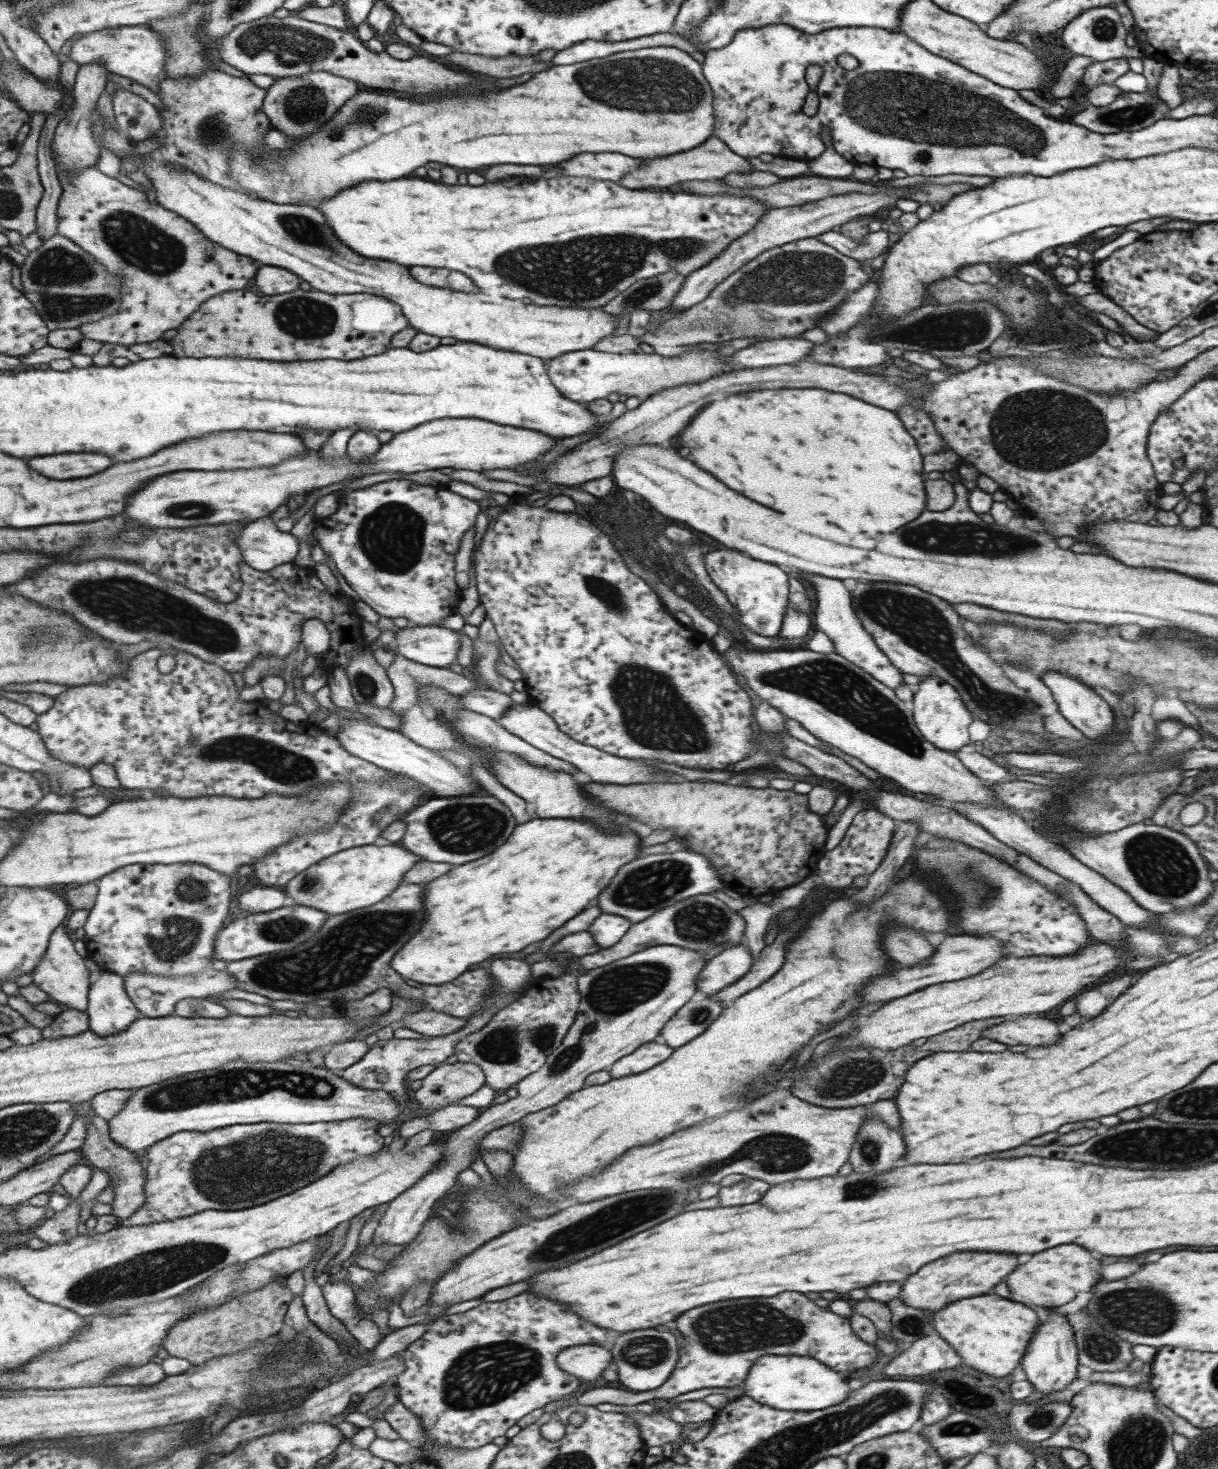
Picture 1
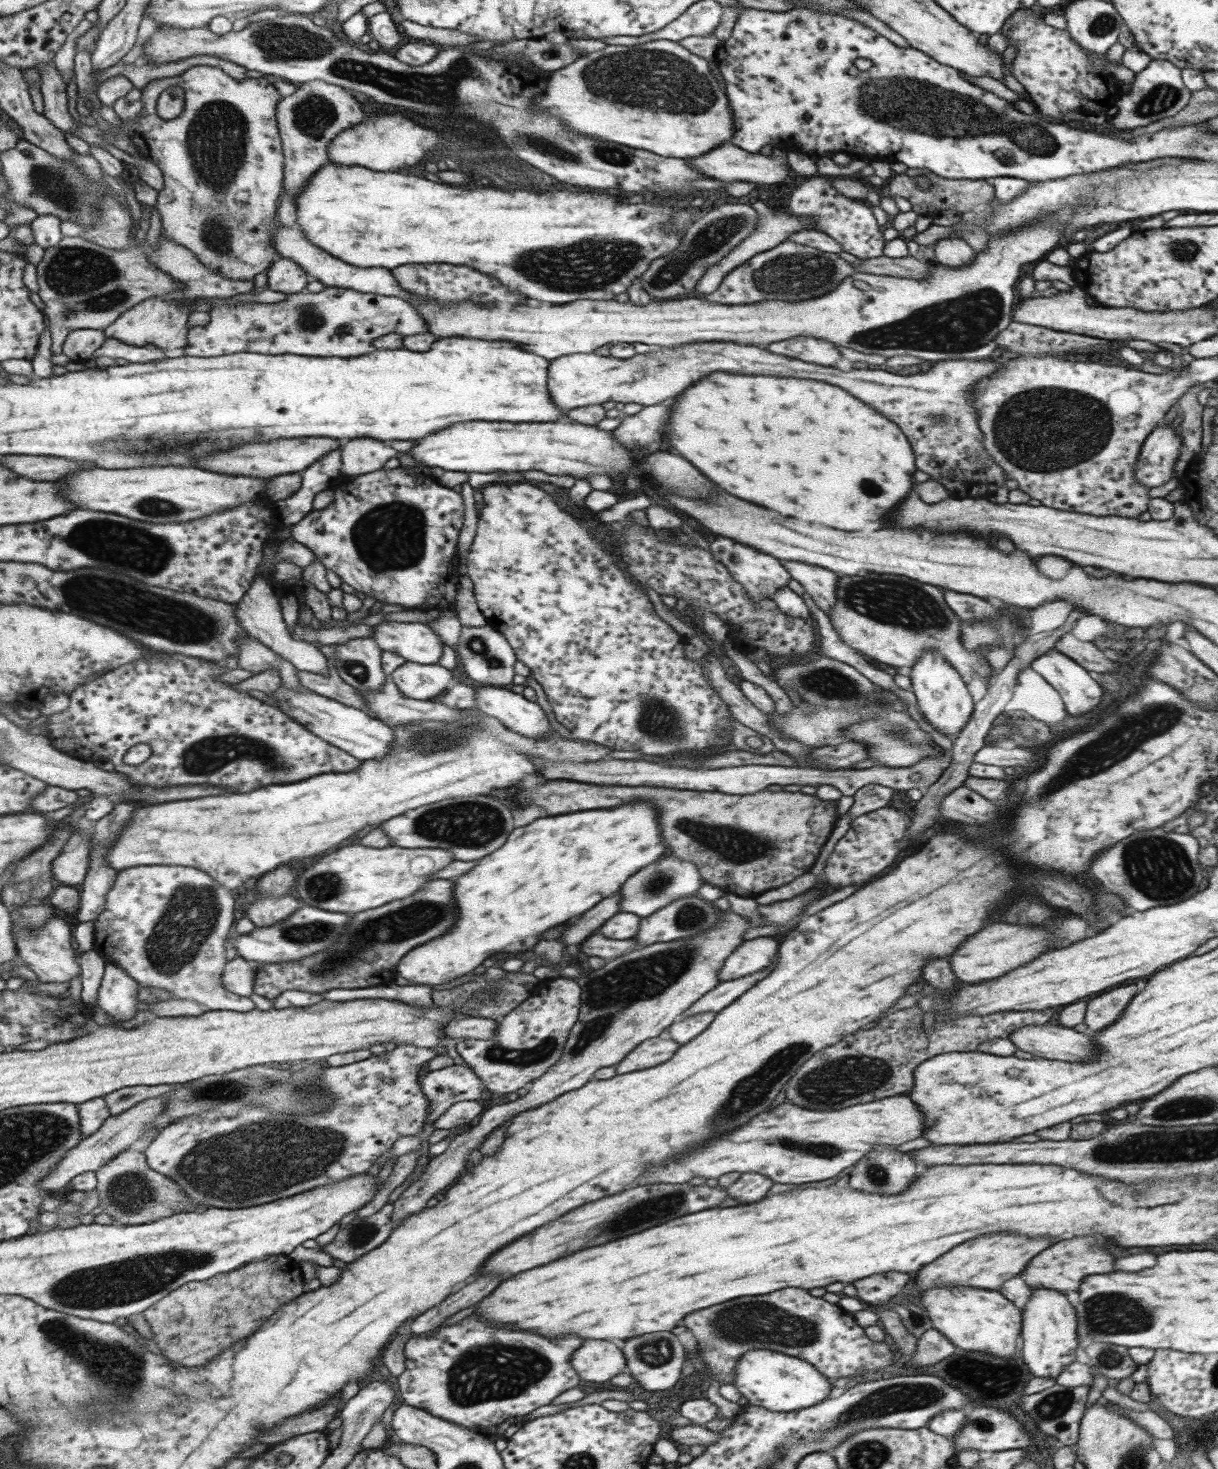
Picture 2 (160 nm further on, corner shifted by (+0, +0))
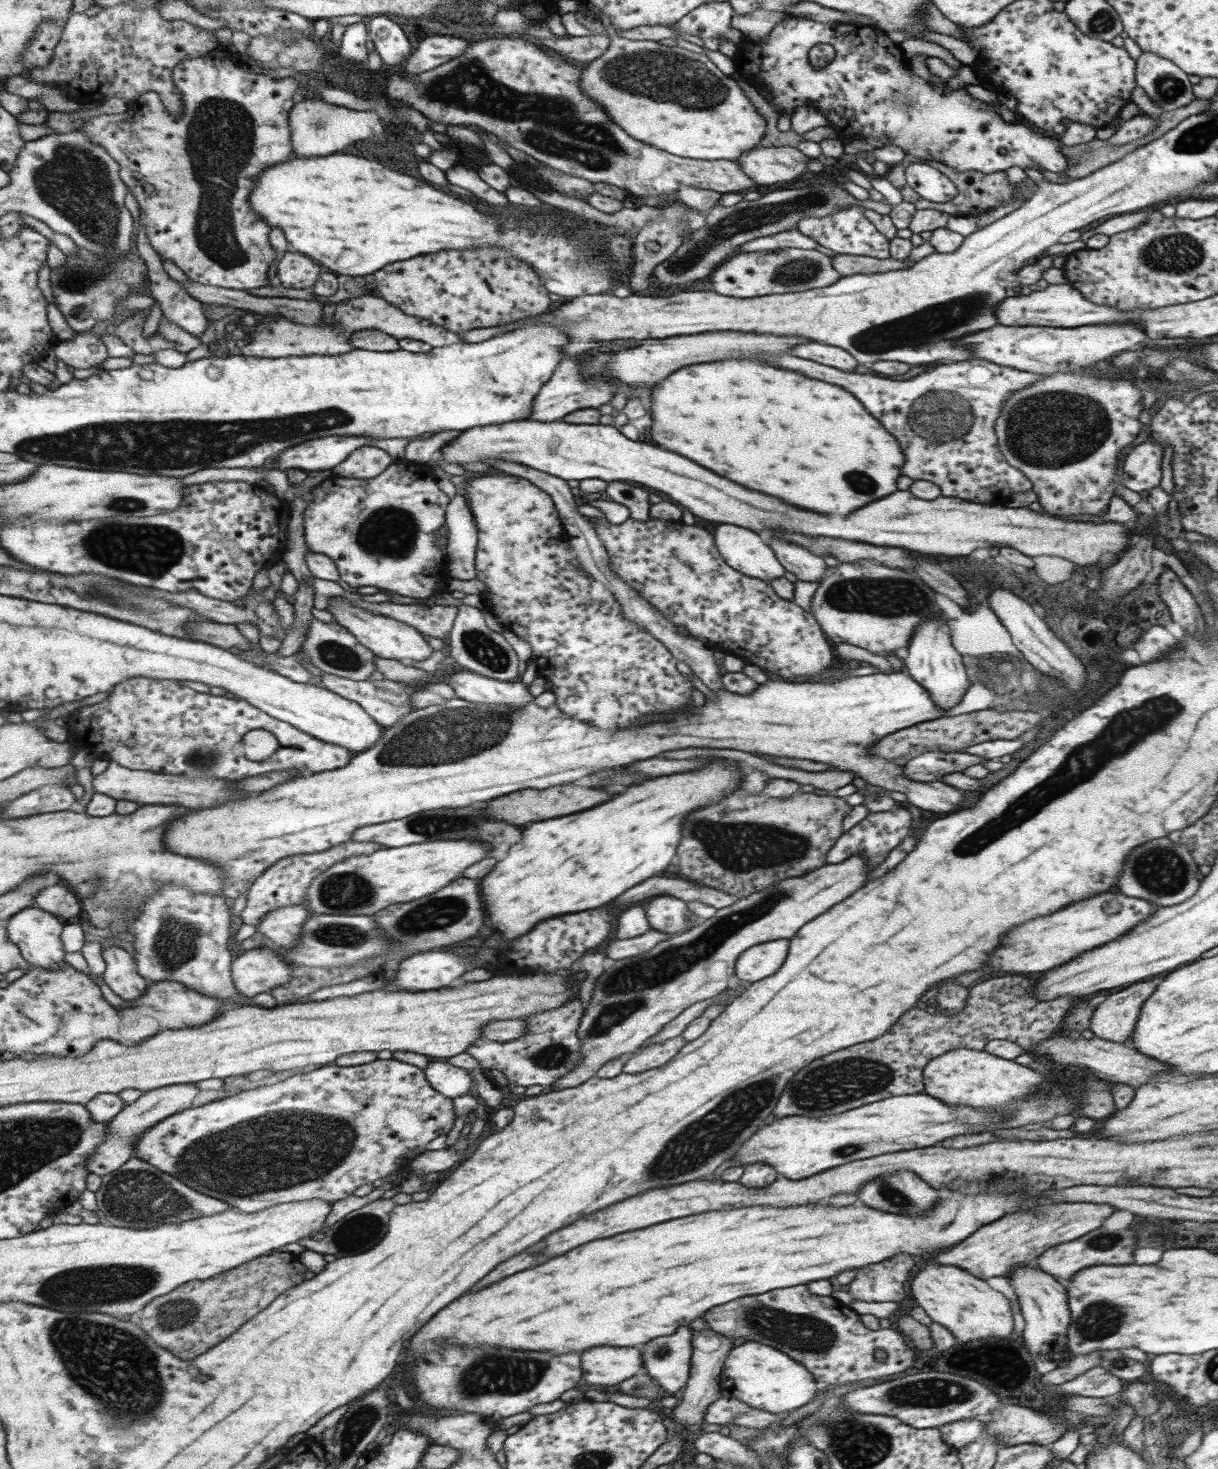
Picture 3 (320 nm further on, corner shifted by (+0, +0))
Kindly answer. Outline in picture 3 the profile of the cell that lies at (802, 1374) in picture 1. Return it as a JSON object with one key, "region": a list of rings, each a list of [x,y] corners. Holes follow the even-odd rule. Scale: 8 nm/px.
{"region":[[[745,1342],[741,1346],[731,1347],[720,1375],[720,1388],[727,1388],[730,1396],[758,1409],[772,1414],[789,1412],[807,1404],[817,1388],[813,1375],[799,1362],[793,1362],[779,1350],[763,1346],[757,1342]]]}

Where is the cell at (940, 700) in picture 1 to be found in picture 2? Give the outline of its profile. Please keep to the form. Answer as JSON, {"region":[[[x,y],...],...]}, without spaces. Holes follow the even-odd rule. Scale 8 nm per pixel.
{"region":[[[925,653],[911,666],[910,691],[915,695],[918,711],[931,727],[944,736],[957,734],[967,724],[973,708],[973,700],[967,693],[966,684],[951,666],[939,654]]]}

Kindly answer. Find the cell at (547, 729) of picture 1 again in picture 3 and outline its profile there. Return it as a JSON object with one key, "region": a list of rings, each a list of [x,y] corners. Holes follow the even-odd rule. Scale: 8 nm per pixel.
{"region":[[[457,670],[444,680],[455,691],[455,697],[475,704],[507,705],[509,708],[521,709],[533,699],[528,687],[520,681],[500,682],[469,670]]]}

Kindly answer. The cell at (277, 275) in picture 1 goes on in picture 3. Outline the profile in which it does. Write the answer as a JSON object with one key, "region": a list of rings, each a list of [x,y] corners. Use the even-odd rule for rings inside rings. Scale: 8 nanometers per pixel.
{"region":[[[288,252],[279,261],[276,281],[286,288],[314,288],[324,271],[323,266],[301,252]]]}

